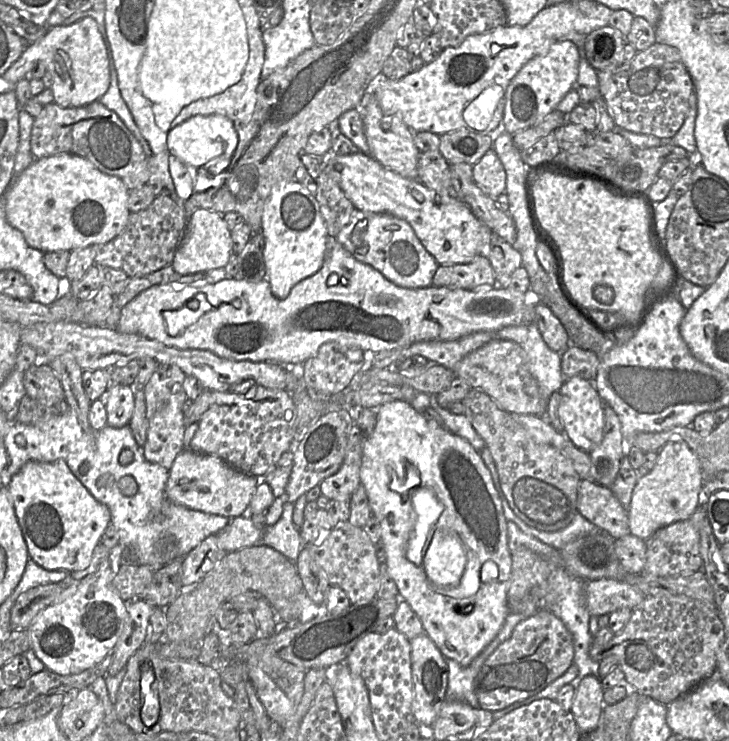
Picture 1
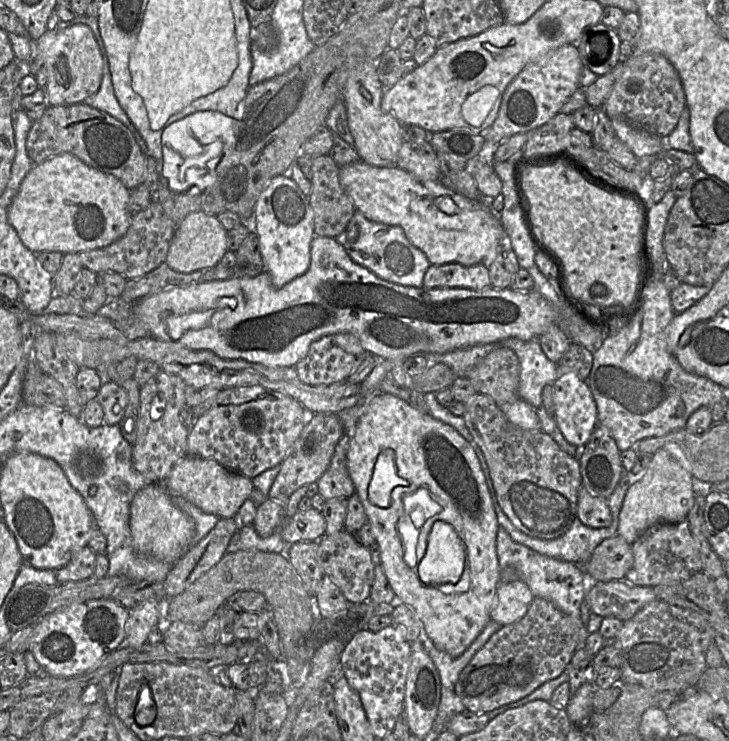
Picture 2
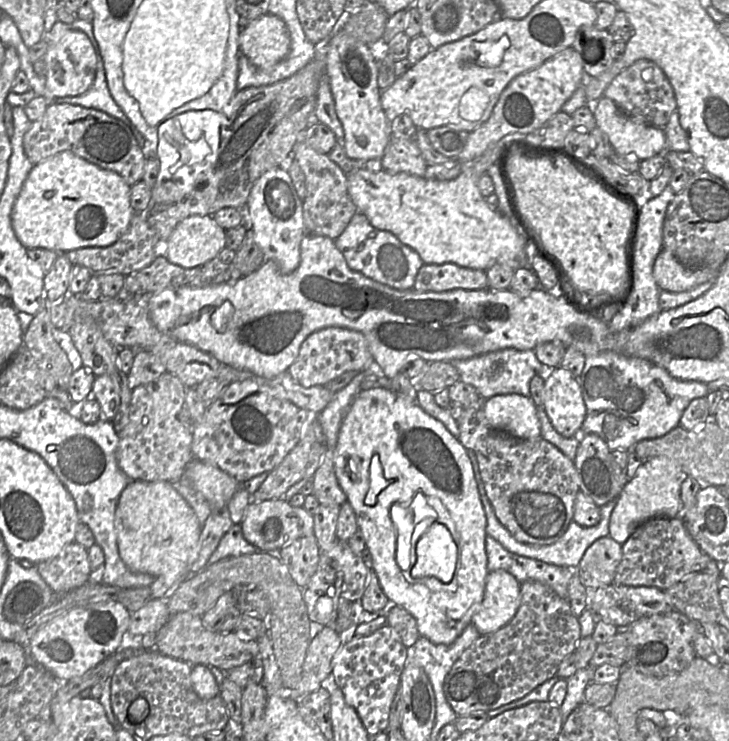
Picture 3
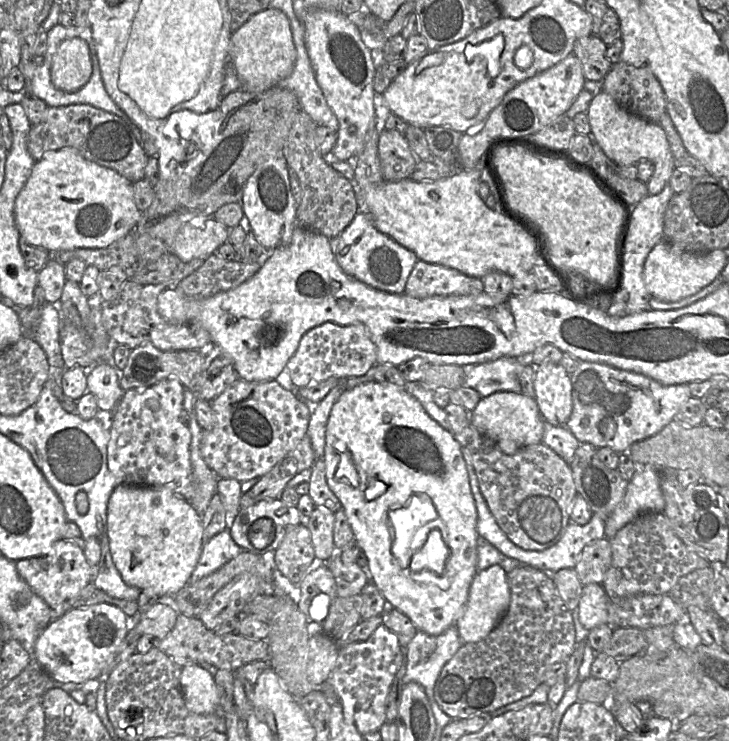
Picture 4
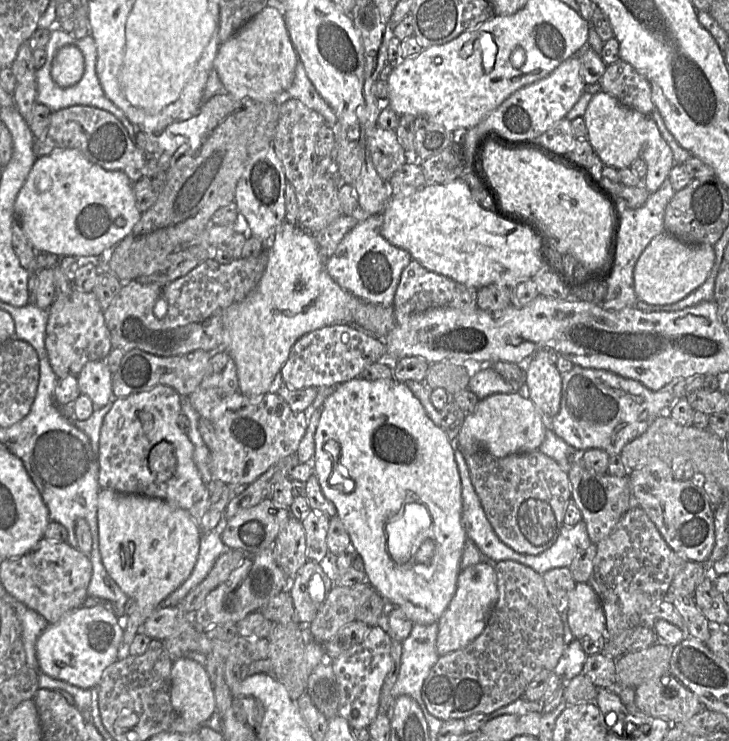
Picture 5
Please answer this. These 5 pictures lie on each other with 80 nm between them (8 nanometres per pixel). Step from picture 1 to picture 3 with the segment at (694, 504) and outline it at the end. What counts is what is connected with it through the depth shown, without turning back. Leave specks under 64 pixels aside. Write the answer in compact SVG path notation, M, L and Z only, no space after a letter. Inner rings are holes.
M666 456L653 457L641 465L618 496L617 504L610 516L609 537L622 545L641 524L652 518L682 519L680 493L686 475L676 461Z

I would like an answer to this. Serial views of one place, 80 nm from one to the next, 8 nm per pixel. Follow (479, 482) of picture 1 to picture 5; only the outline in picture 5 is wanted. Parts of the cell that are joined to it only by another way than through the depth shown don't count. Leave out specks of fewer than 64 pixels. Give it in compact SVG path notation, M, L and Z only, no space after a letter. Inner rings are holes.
M361 377L337 385L334 391L325 399L321 407L320 420L315 431L314 440L315 454L312 460L314 474L319 481L324 496L337 509L337 516L350 536L351 549L359 553L364 561L367 582L385 601L400 608L414 624L430 625L437 623L455 594L457 578L461 570L462 552L467 541L467 535L461 522L462 487L454 455L454 443L449 440L445 431L429 418L420 401L405 383L395 379L370 381ZM429 526L431 527L429 532L424 533L424 529ZM428 539L434 542L434 555L429 563L418 563L415 561L415 555Z

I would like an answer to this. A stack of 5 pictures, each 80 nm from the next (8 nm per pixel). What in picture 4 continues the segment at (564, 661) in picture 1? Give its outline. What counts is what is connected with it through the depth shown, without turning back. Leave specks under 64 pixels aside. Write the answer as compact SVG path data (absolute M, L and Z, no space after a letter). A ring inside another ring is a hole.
M531 566L507 573L510 604L498 625L482 640L464 644L444 665L434 687L434 699L453 720L491 713L529 696L554 664L567 661L576 646L576 629L551 573Z

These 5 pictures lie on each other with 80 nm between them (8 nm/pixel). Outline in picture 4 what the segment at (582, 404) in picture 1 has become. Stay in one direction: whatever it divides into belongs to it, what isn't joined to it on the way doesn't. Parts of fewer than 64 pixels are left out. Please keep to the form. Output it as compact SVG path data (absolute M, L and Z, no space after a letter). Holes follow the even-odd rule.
M551 362L536 366L534 390L543 419L553 426L565 426L573 409L572 384L566 370Z

